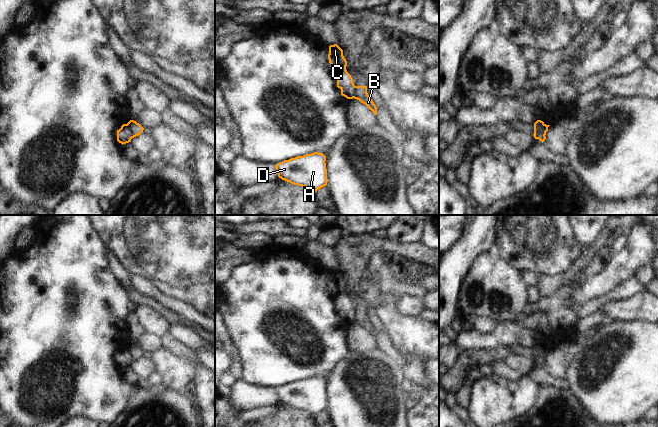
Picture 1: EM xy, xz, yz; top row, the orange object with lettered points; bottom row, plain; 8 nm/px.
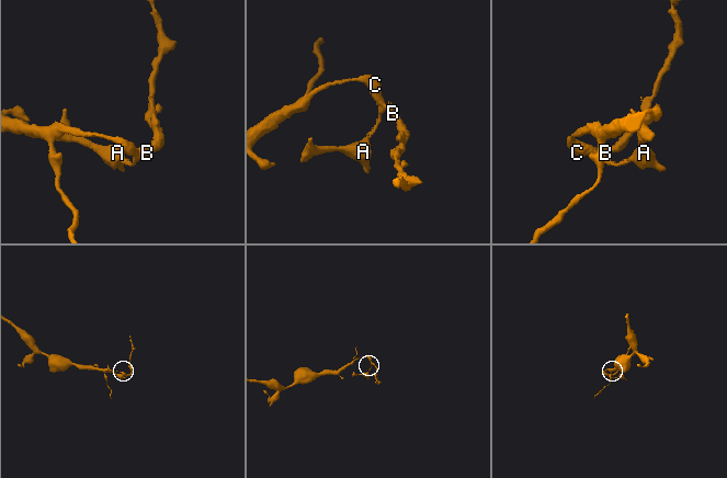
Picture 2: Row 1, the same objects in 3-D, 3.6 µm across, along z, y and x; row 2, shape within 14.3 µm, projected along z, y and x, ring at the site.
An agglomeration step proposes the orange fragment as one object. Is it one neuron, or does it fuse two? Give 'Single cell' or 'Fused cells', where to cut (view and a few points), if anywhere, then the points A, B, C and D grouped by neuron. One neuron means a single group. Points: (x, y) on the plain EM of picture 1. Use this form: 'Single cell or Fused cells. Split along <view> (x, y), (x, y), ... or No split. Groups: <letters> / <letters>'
Fused cells. Split along xy (126, 348), (132, 361). Groups: A C D / B.

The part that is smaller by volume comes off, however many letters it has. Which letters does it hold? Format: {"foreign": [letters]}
{"foreign": ["B"]}

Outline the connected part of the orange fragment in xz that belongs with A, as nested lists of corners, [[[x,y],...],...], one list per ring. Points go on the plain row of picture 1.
[[[314,376],[284,384],[275,389],[278,401],[316,416],[327,409],[326,380]]]

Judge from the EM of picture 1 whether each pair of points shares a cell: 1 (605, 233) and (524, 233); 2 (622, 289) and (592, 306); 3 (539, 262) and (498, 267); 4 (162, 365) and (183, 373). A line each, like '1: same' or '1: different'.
1: different
2: same
3: different
4: same

